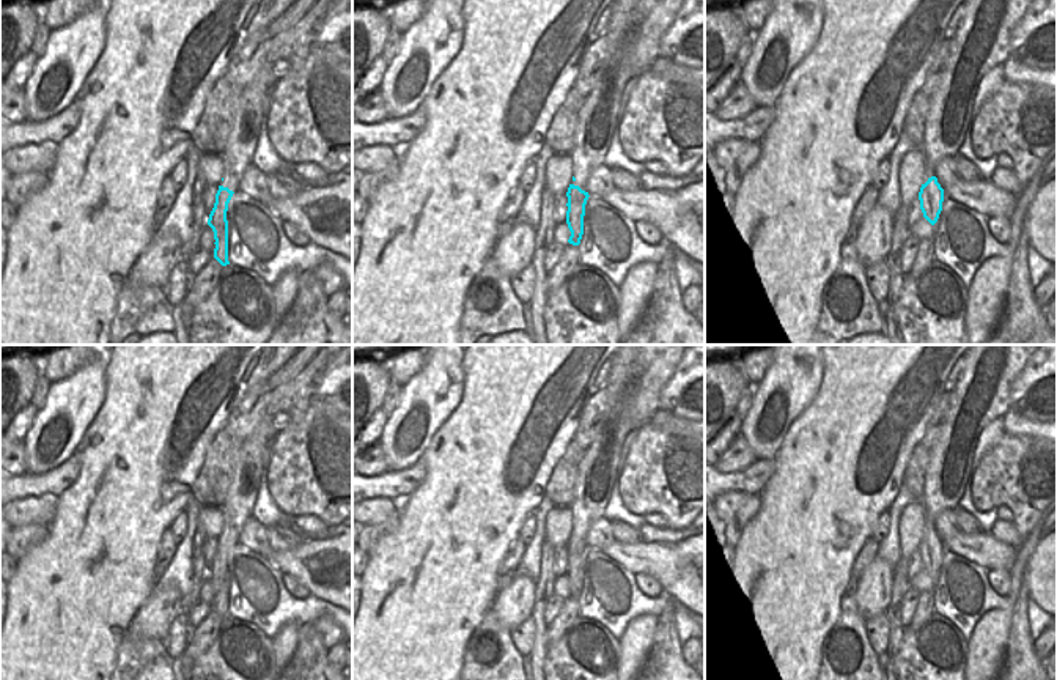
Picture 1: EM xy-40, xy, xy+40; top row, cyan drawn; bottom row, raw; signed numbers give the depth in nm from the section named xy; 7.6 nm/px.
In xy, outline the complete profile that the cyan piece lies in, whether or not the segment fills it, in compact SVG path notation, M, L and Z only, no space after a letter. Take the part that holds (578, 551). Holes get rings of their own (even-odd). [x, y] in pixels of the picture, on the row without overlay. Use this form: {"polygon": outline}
{"polygon": "M569 537L566 549L566 576L571 584L568 595L573 598L579 598L584 587L585 557L590 548L579 538Z"}

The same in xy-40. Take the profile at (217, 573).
{"polygon": "M219 538L219 543L215 546L215 556L209 567L208 578L214 584L215 592L215 601L214 601L214 611L222 617L230 617L228 614L228 573L226 573L226 564L228 556L233 549L233 543L228 540Z"}

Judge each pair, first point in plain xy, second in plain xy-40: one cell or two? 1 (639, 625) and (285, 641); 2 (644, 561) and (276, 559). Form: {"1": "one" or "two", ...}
{"1": "one", "2": "one"}

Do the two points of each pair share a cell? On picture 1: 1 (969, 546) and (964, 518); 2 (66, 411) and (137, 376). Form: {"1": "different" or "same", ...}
{"1": "different", "2": "different"}

